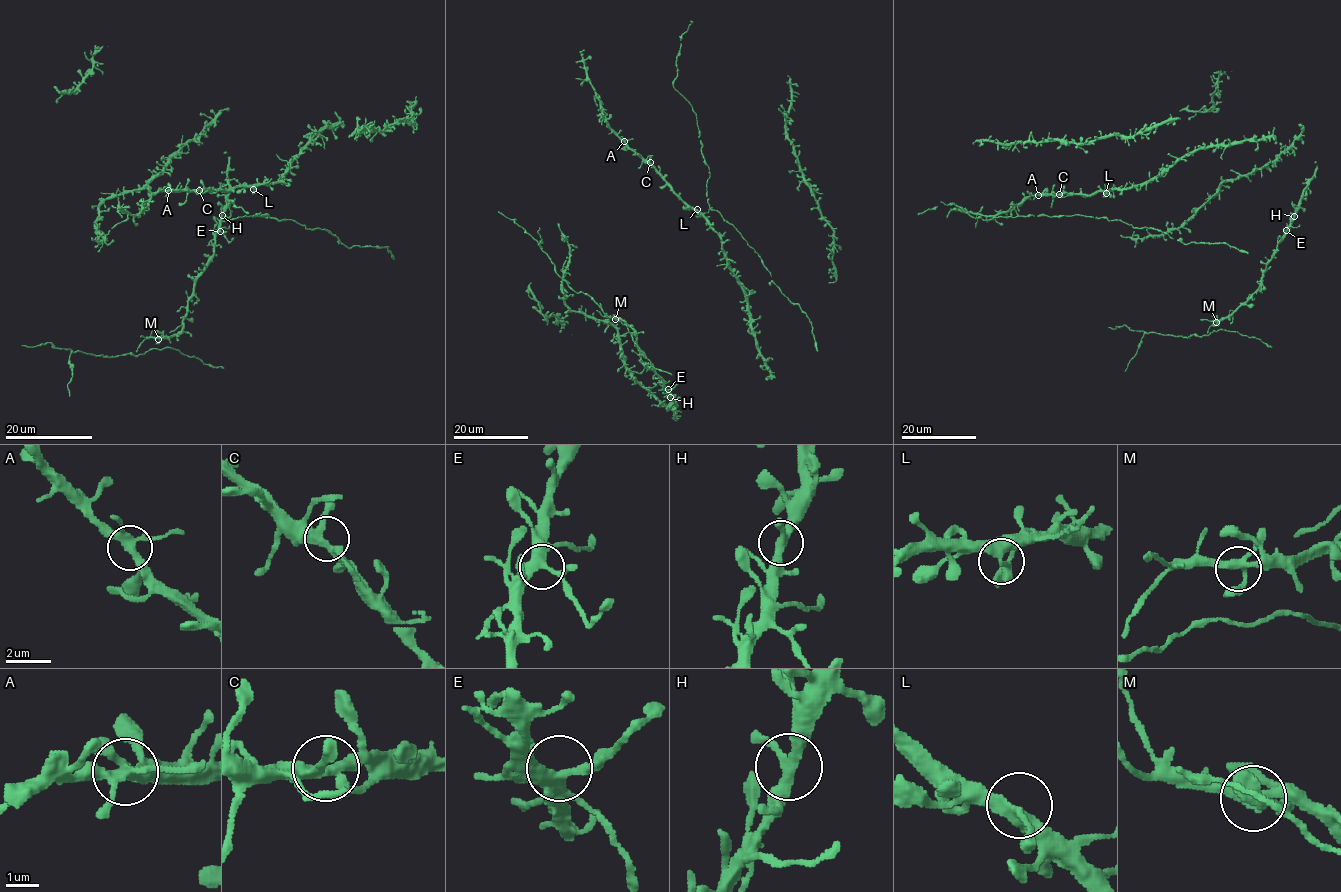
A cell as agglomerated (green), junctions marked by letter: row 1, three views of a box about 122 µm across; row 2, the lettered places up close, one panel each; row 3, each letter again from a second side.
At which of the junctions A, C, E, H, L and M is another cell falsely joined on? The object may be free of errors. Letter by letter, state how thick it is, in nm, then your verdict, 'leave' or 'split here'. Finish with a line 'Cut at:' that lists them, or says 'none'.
A: calibre 280 nm; leave
C: calibre 320 nm; leave
E: calibre 360 nm; leave
H: calibre 320 nm; leave
L: calibre 280 nm; leave
M: calibre 320 nm; leave
Cut at: none

